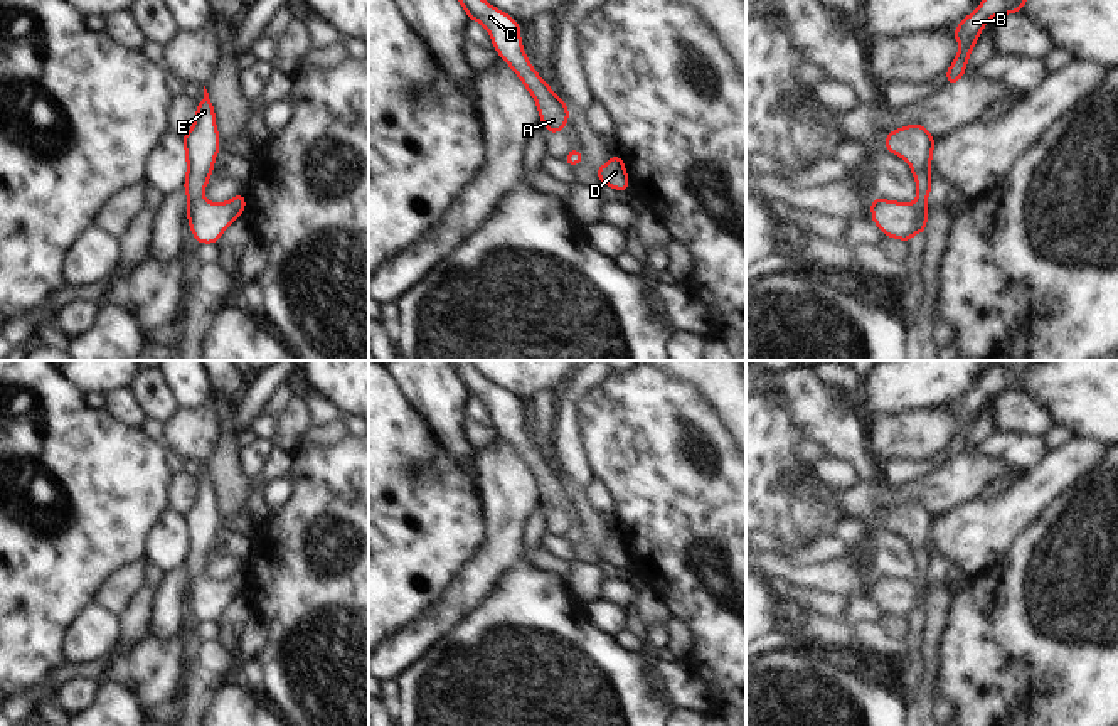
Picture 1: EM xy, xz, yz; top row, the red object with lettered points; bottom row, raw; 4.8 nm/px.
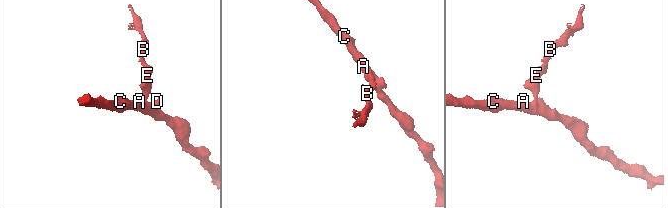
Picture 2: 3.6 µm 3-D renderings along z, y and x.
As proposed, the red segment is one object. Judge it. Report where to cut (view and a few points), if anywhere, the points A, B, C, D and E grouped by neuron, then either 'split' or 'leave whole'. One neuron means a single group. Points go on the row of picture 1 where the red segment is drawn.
no cut; A B C D E; leave whole

